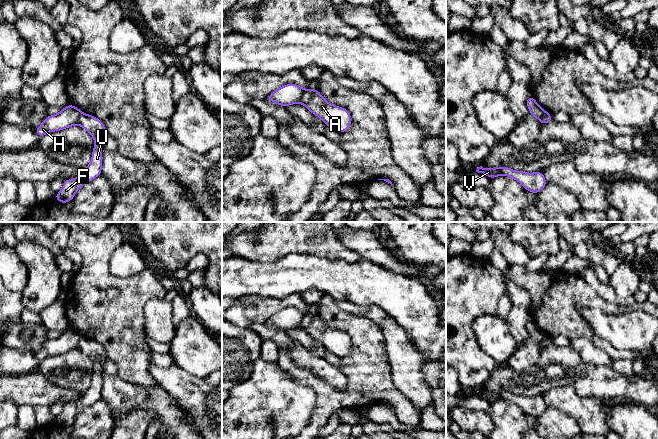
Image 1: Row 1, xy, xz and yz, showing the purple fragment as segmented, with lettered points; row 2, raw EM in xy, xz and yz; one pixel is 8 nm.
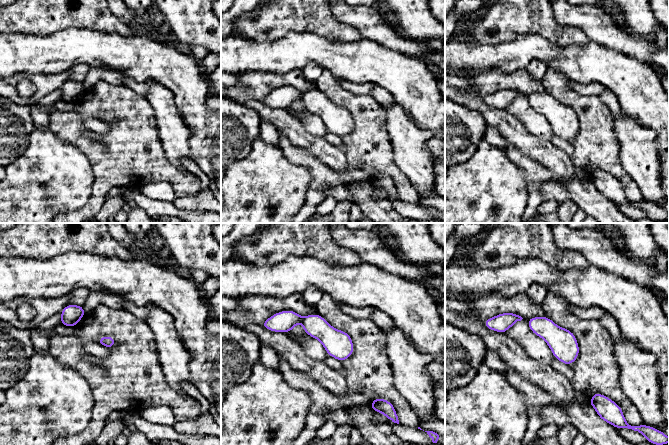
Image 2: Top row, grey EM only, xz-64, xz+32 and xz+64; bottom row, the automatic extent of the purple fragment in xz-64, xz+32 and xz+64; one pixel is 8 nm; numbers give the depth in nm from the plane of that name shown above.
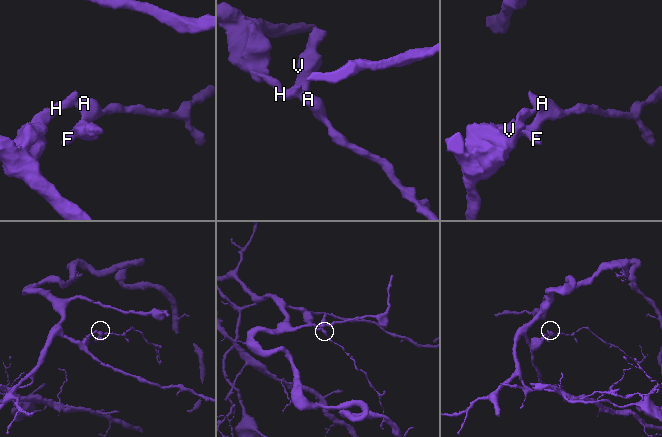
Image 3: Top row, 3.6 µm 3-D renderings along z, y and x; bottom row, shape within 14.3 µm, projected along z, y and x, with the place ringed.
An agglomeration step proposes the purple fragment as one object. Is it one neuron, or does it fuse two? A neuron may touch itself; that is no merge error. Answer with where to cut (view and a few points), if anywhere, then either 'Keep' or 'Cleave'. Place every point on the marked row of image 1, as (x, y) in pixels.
Split along xz (306, 90), (301, 102). Cleave

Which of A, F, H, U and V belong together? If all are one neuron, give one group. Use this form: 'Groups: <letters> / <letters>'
Groups: A F U V / H

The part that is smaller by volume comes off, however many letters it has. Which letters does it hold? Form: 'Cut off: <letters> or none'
Cut off: A, F, U, V

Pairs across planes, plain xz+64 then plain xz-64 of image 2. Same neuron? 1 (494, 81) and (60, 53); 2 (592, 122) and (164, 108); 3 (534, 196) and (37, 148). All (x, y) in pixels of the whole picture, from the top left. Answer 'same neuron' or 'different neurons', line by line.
1: different neurons
2: different neurons
3: different neurons

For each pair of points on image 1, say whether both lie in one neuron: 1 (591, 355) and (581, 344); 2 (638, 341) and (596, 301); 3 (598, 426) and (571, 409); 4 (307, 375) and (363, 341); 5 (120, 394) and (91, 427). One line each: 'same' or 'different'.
1: same
2: different
3: same
4: same
5: different

